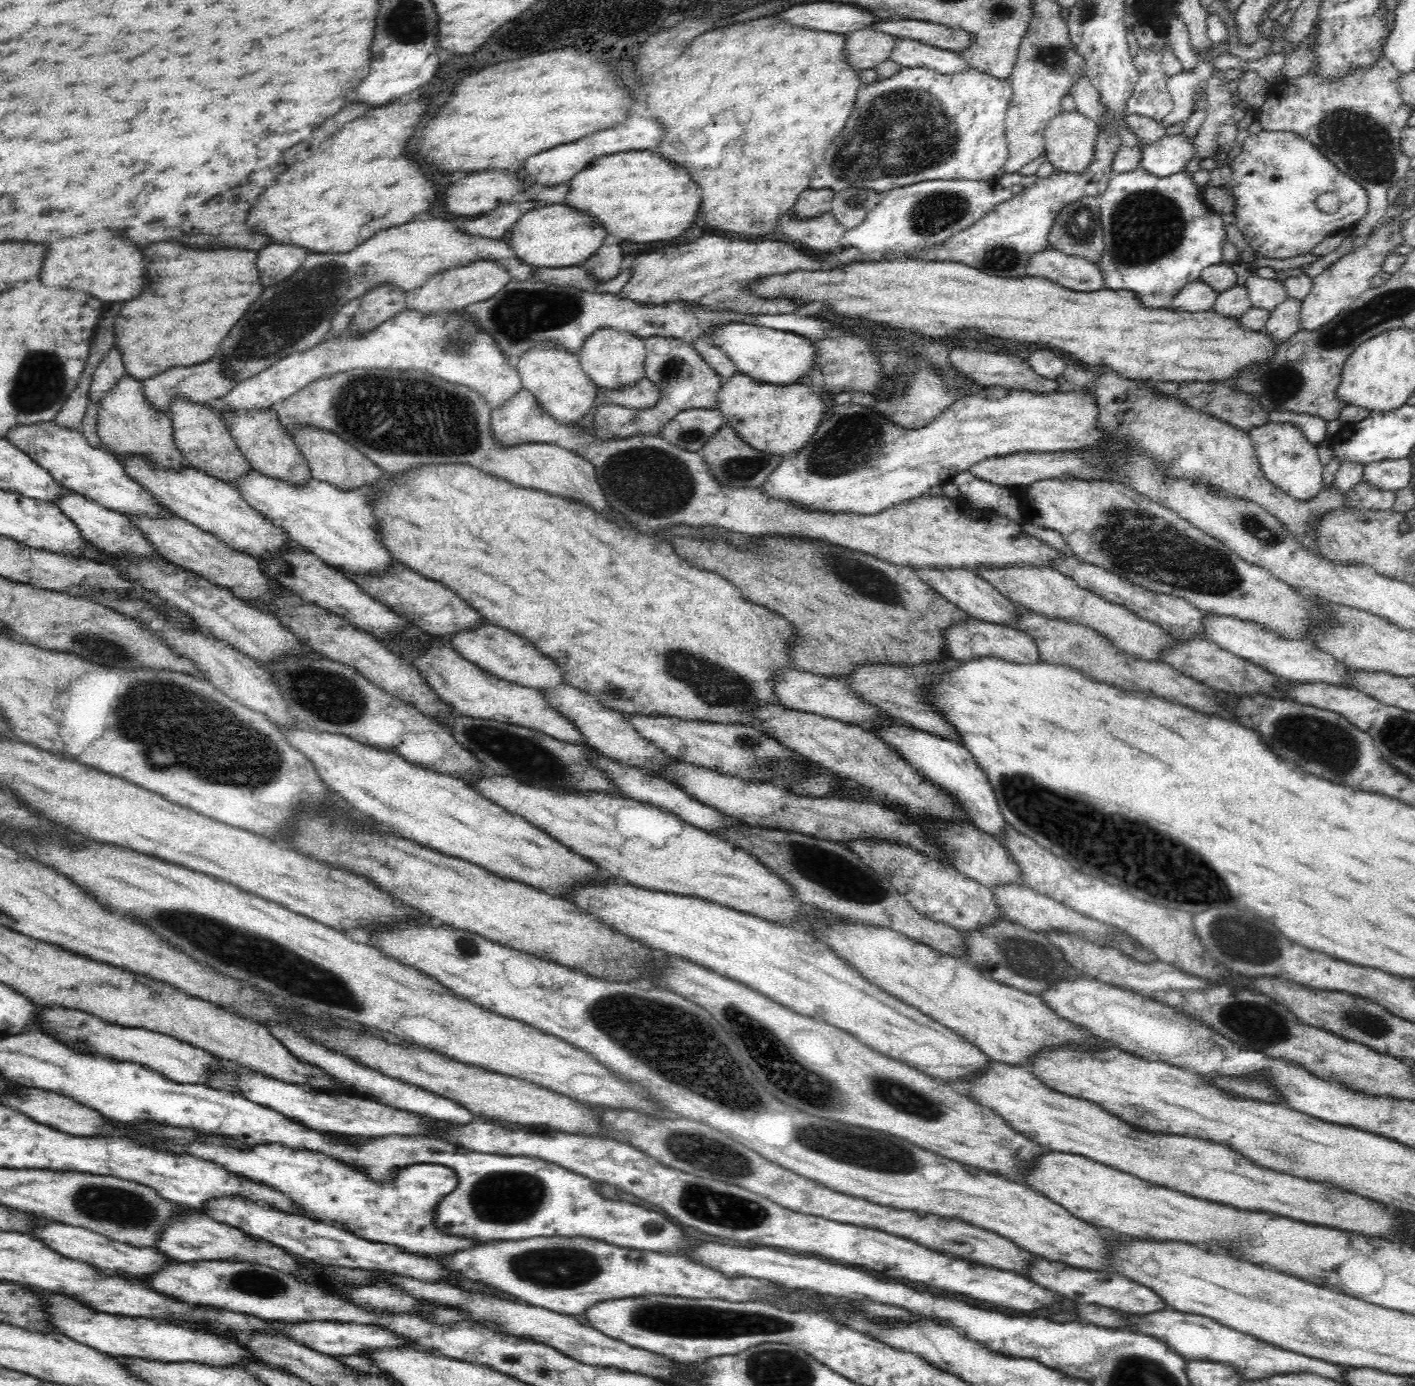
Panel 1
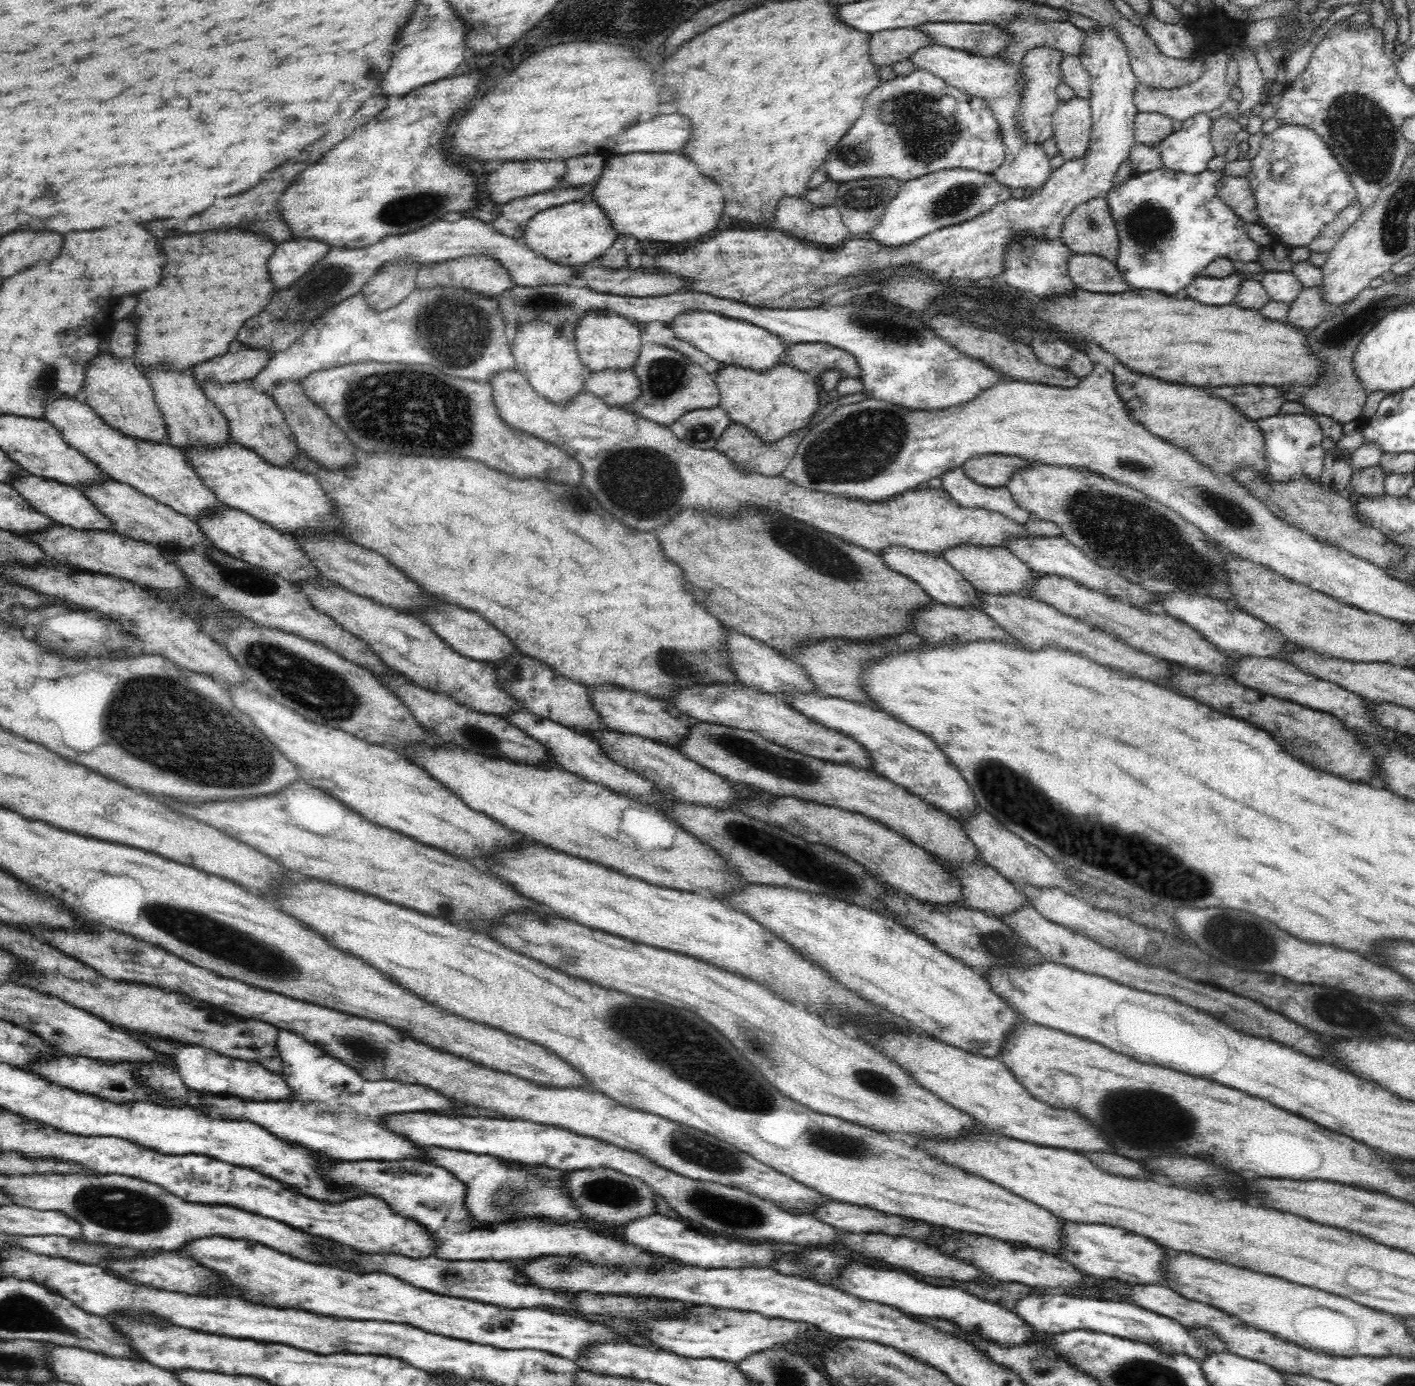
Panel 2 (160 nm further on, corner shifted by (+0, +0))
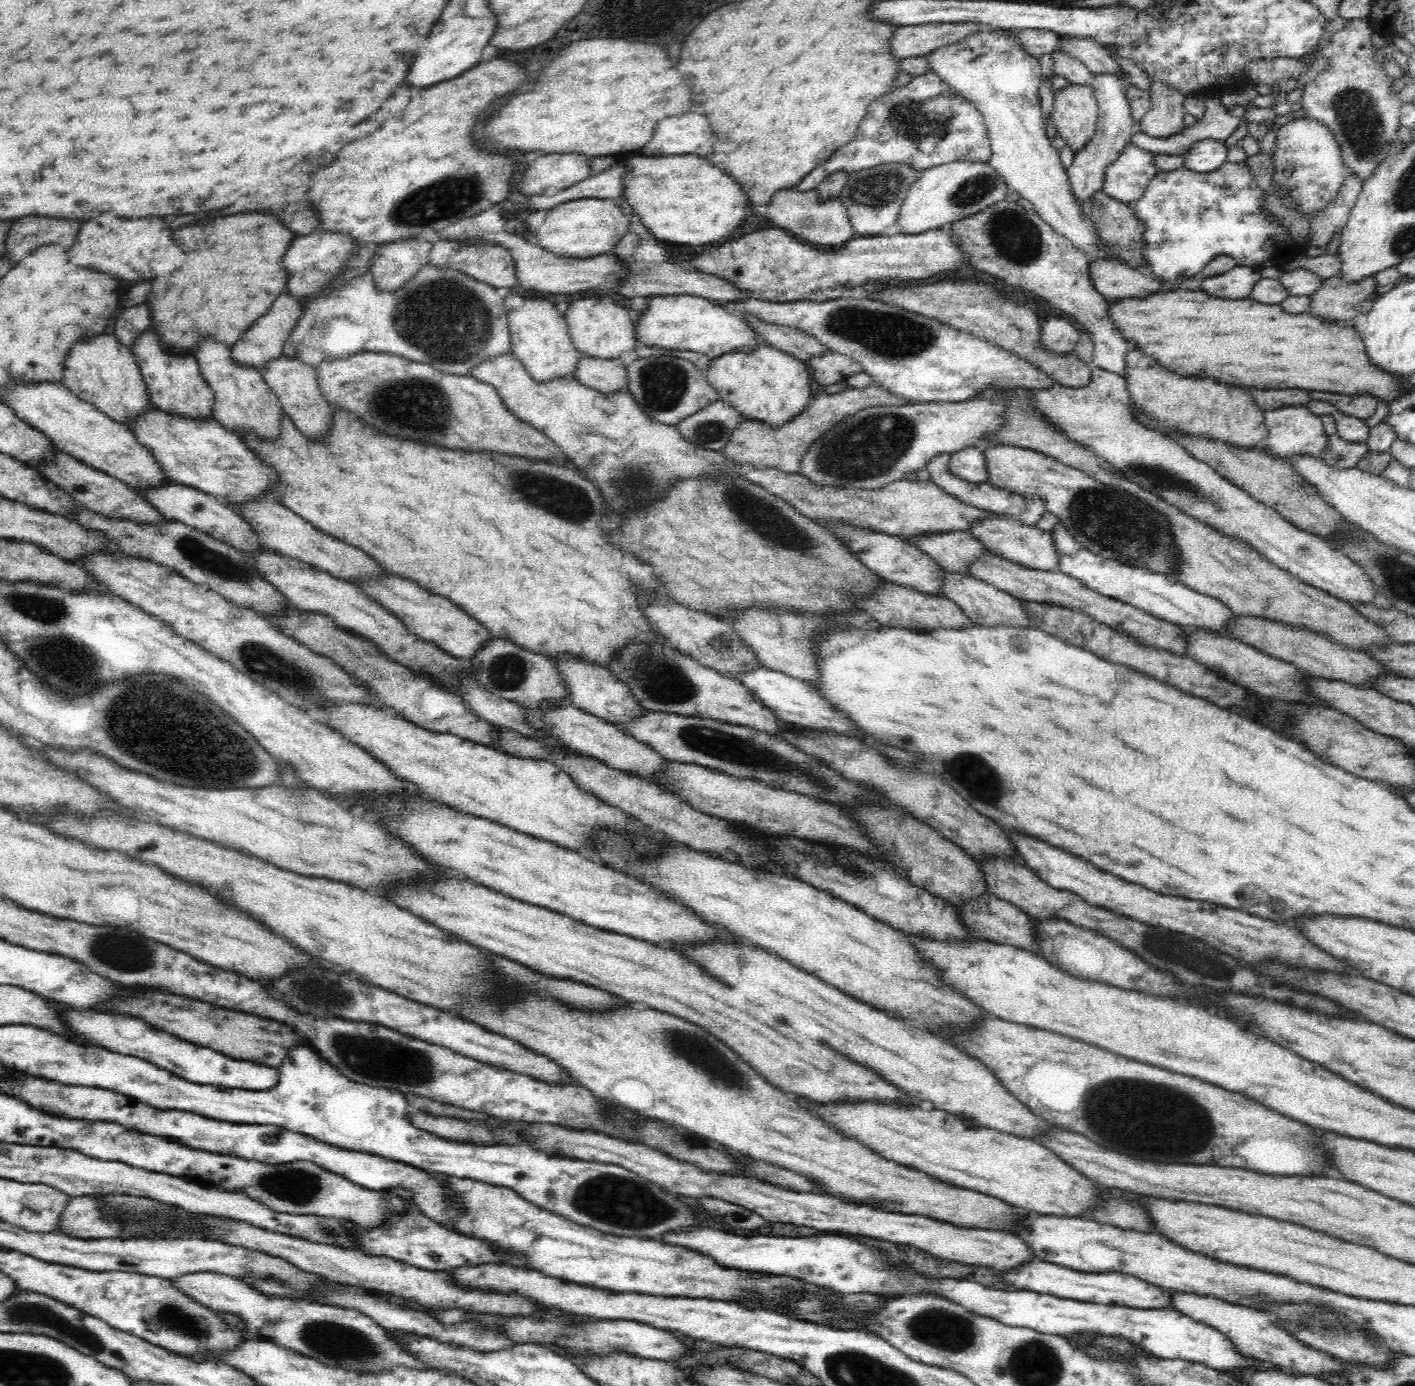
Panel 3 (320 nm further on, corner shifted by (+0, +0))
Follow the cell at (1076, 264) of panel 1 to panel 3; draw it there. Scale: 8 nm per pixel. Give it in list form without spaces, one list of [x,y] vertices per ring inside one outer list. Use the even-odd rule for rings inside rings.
[[[1116,259],[1092,260],[1089,264],[1089,275],[1095,289],[1110,304],[1126,299],[1145,299],[1168,289],[1163,281],[1142,275]]]

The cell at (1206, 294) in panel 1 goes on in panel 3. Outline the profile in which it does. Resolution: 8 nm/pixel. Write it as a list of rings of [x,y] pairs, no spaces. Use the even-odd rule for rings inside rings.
[[[1236,265],[1224,274],[1207,277],[1200,284],[1200,290],[1216,298],[1245,299],[1251,296],[1260,279],[1262,275],[1256,267]]]

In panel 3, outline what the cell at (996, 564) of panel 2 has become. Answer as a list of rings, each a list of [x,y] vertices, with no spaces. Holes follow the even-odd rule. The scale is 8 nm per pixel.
[[[964,530],[914,534],[914,537],[904,540],[928,554],[942,570],[964,575],[969,574],[967,565],[987,552],[983,544],[972,537],[972,533]]]

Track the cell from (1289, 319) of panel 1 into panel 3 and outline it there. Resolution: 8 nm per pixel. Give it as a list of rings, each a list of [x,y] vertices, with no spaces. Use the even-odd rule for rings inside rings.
[[[1341,273],[1324,279],[1322,286],[1310,296],[1311,303],[1309,311],[1320,318],[1326,318],[1326,320],[1343,320],[1345,322],[1352,322],[1352,320],[1361,321],[1372,308],[1373,302],[1378,298],[1376,291],[1378,283],[1376,282],[1375,275],[1366,276],[1366,278],[1358,280],[1358,282],[1346,282],[1341,277]]]

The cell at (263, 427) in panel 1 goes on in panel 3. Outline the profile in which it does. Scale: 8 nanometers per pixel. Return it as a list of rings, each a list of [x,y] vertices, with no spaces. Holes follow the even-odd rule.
[[[206,338],[193,348],[202,376],[214,393],[212,416],[237,435],[249,428],[264,438],[276,438],[283,410],[280,401],[256,366],[243,366],[233,359],[232,347],[216,342],[214,338]]]

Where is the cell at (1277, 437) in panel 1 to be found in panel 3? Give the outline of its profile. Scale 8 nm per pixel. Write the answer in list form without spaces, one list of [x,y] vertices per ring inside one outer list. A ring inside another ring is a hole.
[[[1306,405],[1267,410],[1264,413],[1264,422],[1268,431],[1265,442],[1269,448],[1269,454],[1273,457],[1284,459],[1290,454],[1313,454],[1316,458],[1321,456],[1328,435],[1322,427],[1320,416],[1312,414]]]

